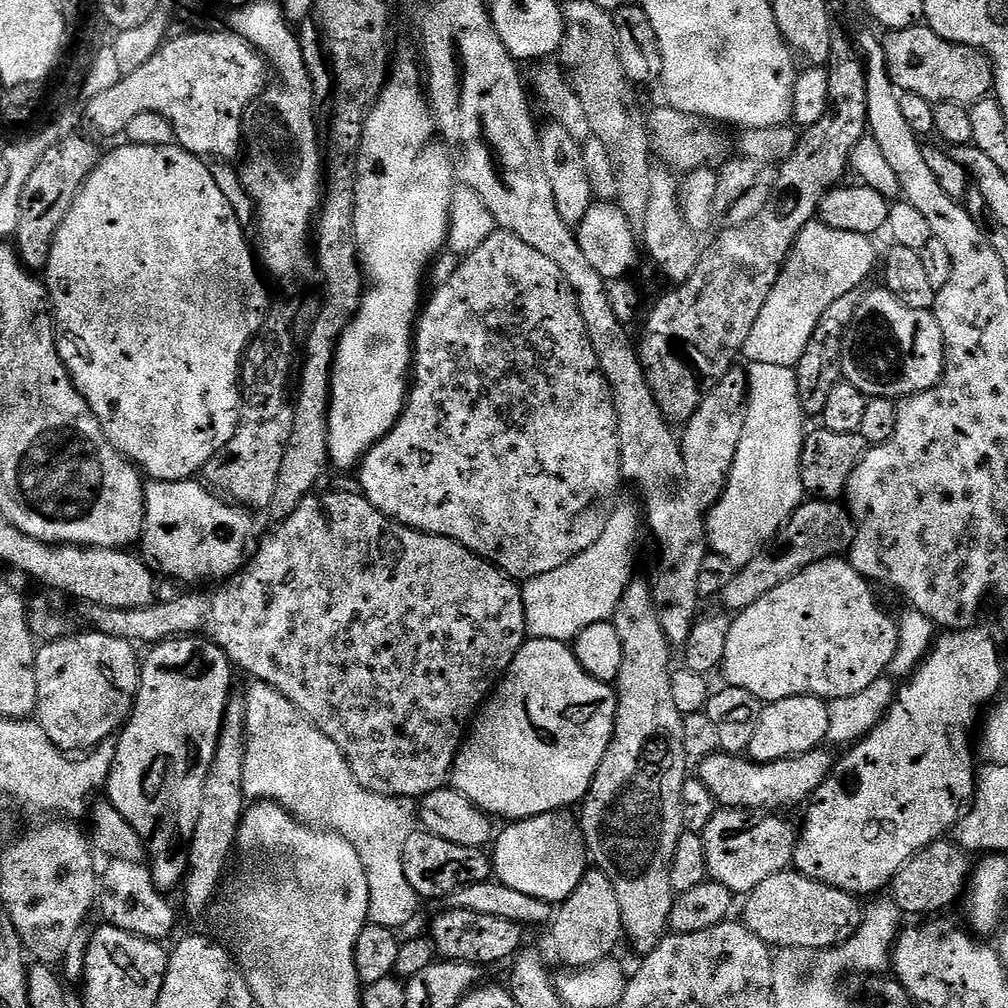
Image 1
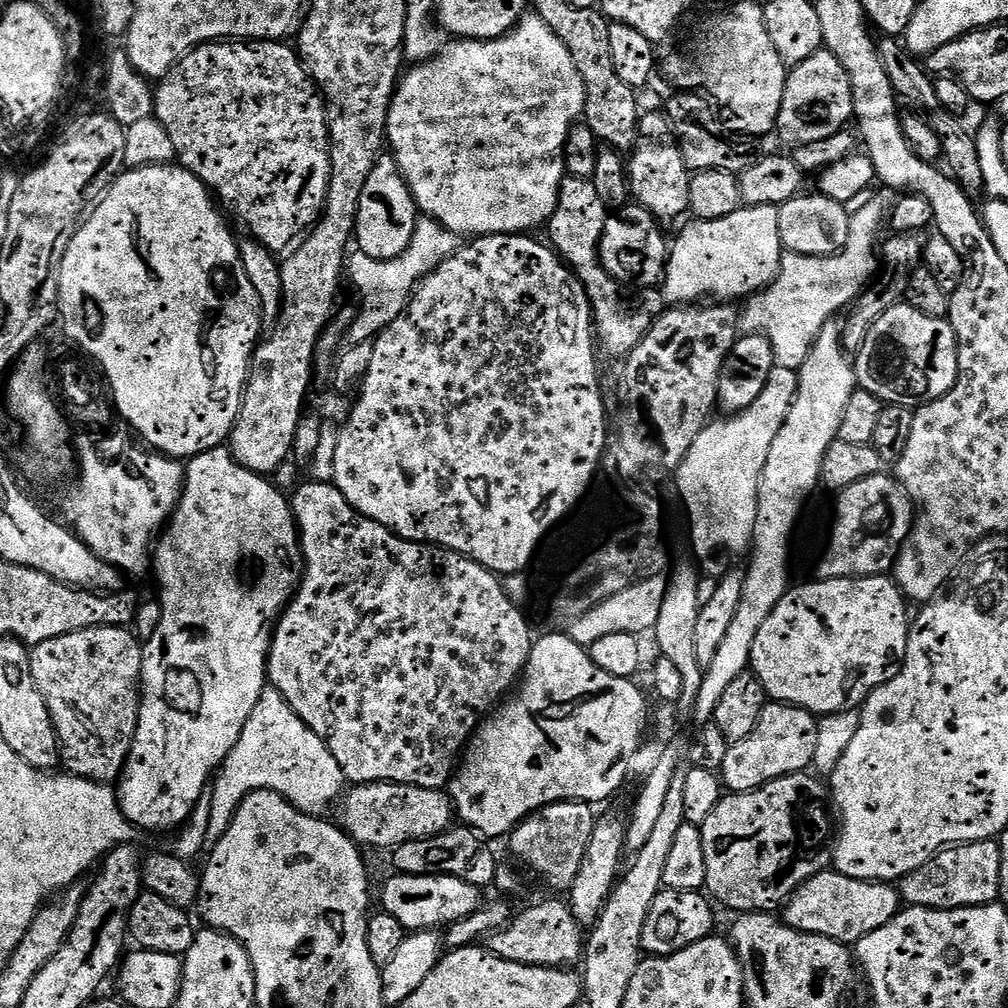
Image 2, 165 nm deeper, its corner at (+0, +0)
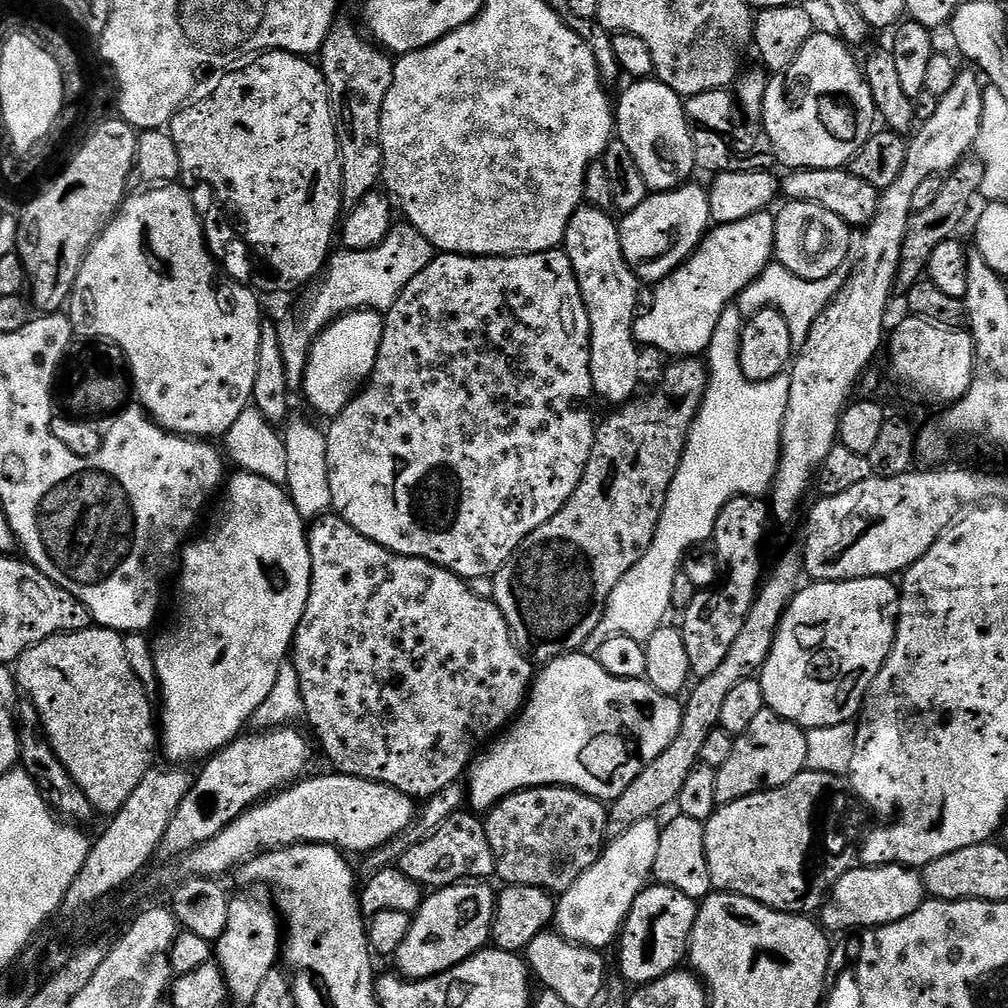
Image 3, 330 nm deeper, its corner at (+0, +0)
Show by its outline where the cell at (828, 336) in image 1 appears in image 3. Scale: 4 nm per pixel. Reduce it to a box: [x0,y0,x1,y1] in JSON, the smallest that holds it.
[895,162,984,294]

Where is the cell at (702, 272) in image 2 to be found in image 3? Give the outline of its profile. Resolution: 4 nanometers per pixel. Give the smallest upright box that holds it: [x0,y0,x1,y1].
[632,216,773,358]

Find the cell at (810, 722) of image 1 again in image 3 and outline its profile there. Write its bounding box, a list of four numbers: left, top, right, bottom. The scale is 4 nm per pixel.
[716,707,808,805]

